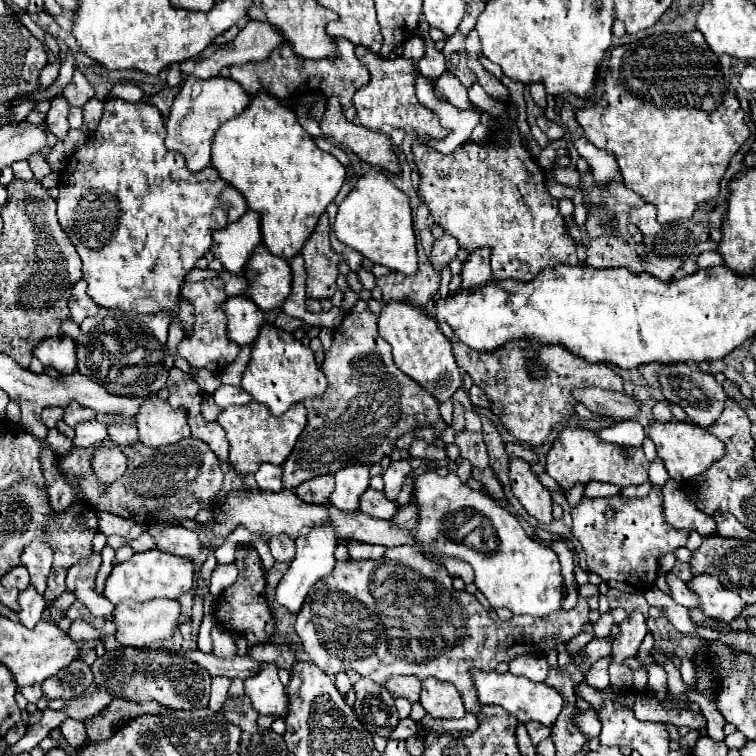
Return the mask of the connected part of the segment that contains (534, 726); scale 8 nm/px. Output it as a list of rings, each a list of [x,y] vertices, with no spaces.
[[[530,721],[530,723],[526,725],[526,729],[528,729],[528,735],[530,735],[530,739],[532,739],[534,745],[538,745],[540,741],[544,741],[544,739],[548,739],[548,737],[552,735],[552,731],[550,731],[546,725],[540,725],[540,723],[536,723],[536,721]]]

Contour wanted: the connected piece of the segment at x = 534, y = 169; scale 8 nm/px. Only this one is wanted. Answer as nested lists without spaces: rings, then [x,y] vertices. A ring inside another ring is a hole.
[[[506,105],[508,123],[502,119],[494,121],[492,133],[486,145],[466,141],[454,153],[442,155],[438,151],[428,151],[426,145],[414,143],[412,157],[414,165],[420,175],[418,195],[422,203],[430,209],[434,223],[444,229],[446,235],[458,239],[460,247],[466,253],[476,249],[490,249],[490,263],[492,263],[492,279],[516,279],[516,281],[532,281],[540,271],[556,265],[578,265],[576,257],[576,243],[570,237],[562,215],[558,213],[558,199],[554,199],[546,189],[546,175],[532,153],[520,139],[520,131],[516,125],[516,109]]]

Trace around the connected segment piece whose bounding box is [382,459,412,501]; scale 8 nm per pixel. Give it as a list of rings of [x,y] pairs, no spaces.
[[[402,459],[402,461],[392,461],[390,465],[388,465],[388,469],[384,471],[384,483],[386,483],[386,487],[384,487],[384,495],[390,499],[390,501],[394,501],[396,499],[396,495],[400,493],[400,489],[402,489],[402,481],[404,481],[404,475],[406,473],[410,473],[412,469],[410,469],[410,463],[406,461],[406,459]]]

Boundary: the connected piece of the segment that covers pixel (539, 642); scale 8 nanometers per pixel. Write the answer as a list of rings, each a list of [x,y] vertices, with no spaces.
[[[398,545],[386,549],[384,557],[374,561],[338,561],[334,571],[310,589],[306,603],[296,617],[296,633],[308,657],[326,675],[338,675],[354,669],[362,677],[370,677],[376,683],[384,683],[390,675],[416,675],[420,679],[436,677],[440,681],[452,681],[458,685],[466,709],[478,715],[482,705],[476,685],[472,683],[472,669],[494,671],[500,661],[510,663],[518,655],[556,651],[560,643],[576,637],[588,621],[590,607],[582,595],[578,595],[574,609],[560,609],[560,613],[552,613],[552,617],[512,617],[510,621],[492,619],[474,595],[452,587],[452,577],[444,567],[428,561],[428,557],[412,545]]]

